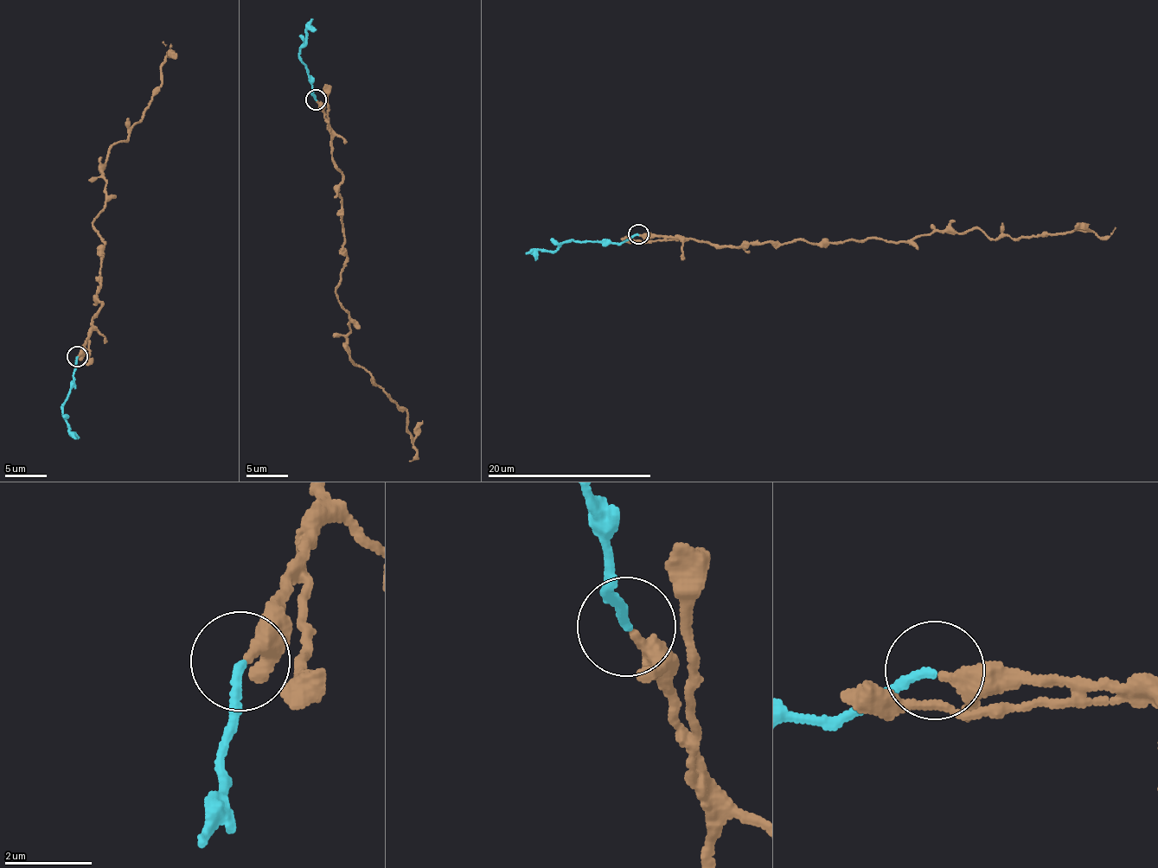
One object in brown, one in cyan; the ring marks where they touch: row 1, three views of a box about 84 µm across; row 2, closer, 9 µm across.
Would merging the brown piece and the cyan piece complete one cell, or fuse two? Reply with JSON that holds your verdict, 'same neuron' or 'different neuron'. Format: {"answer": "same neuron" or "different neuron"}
{"answer": "same neuron"}

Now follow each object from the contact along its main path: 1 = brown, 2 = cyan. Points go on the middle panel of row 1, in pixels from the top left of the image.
1: (316, 99), (342, 174), (347, 262), (336, 297), (348, 313), (348, 360), (407, 411), (416, 458), (409, 461)
2: (316, 99), (312, 92), (312, 77), (300, 56), (300, 46), (306, 44), (306, 25), (312, 18)

